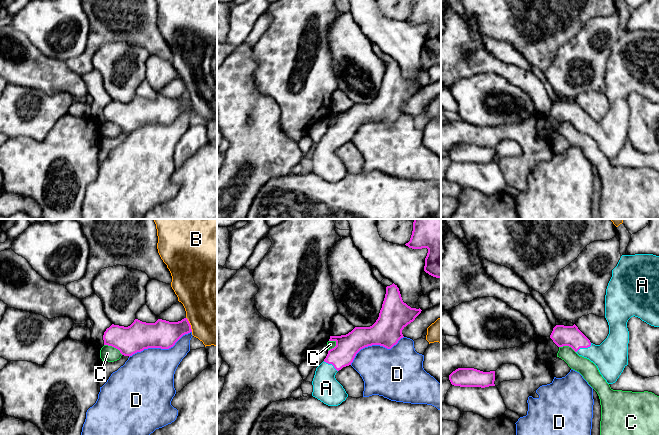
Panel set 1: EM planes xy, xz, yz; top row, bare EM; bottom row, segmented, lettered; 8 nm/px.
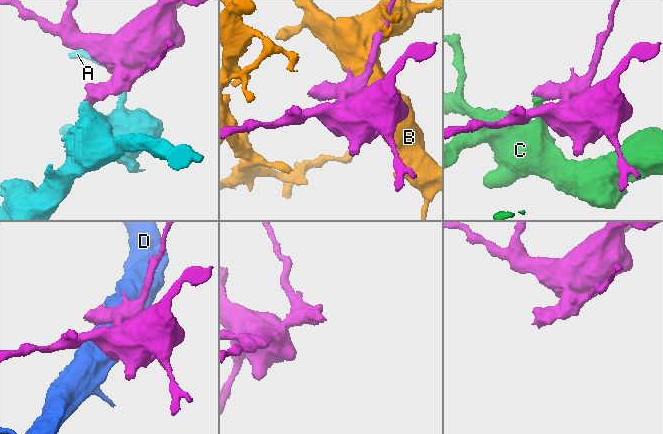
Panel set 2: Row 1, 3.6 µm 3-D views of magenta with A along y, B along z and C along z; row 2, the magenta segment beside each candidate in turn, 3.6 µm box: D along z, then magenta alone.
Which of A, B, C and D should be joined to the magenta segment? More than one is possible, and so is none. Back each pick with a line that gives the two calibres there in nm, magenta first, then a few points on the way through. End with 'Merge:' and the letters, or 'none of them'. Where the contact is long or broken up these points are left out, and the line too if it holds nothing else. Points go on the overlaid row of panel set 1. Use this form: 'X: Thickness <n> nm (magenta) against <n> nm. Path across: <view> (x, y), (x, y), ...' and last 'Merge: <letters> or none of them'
A: Thickness 170 nm (magenta) against 280 nm. Path across: yz (571, 336), (584, 347), (594, 353), (611, 356)
Merge: A

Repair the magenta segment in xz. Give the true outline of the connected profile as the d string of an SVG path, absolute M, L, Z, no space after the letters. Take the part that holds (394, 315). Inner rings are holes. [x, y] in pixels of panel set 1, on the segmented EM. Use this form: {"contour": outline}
{"contour": "M394 283L386 287L386 294L376 322L370 327L355 327L341 336L330 336L336 346L328 351L324 361L316 368L312 381L312 396L328 406L338 406L348 394L336 380L336 373L351 365L363 348L380 345L391 349L403 338L402 330L421 313L403 302L399 288Z"}

